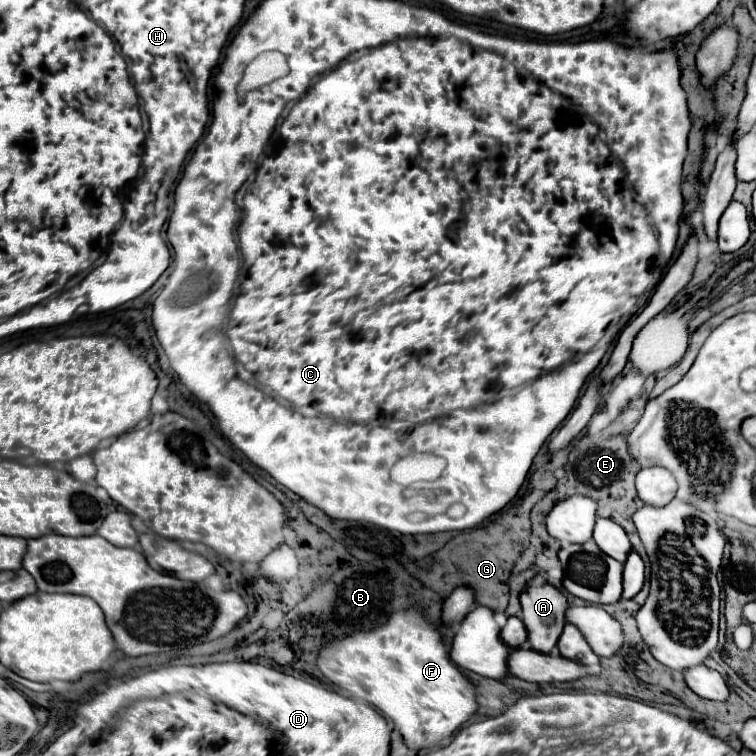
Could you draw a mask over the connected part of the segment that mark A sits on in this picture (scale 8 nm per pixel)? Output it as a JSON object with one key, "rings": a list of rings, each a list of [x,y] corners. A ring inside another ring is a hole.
{"rings":[[[529,584],[527,590],[519,594],[519,602],[523,606],[523,622],[525,622],[527,632],[529,632],[531,648],[549,654],[555,648],[555,644],[563,632],[563,626],[565,626],[567,598],[551,584],[541,584],[541,586]]]}

